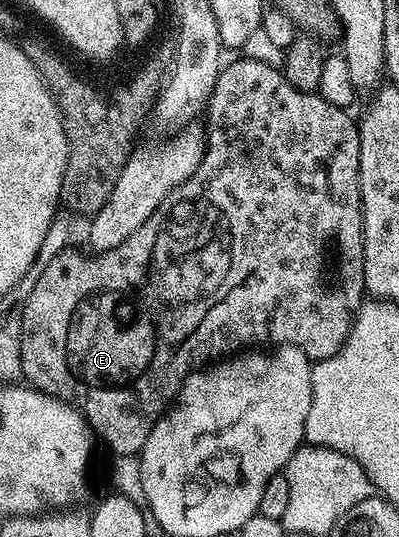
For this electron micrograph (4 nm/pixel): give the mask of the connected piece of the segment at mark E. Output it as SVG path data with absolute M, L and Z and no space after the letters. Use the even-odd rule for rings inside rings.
M241 57L233 63L225 62L220 69L220 75L216 78L216 84L212 90L212 96L208 99L206 108L206 116L208 115L208 123L206 122L206 138L204 141L204 156L198 165L198 169L193 175L186 180L182 185L178 185L178 189L174 189L164 198L162 205L158 205L158 209L154 209L154 213L150 218L143 223L134 233L130 233L130 237L126 237L126 241L122 241L120 245L109 251L99 253L87 253L83 255L80 251L72 251L73 249L65 249L62 253L58 253L58 257L54 257L54 261L50 261L50 265L40 268L40 276L34 285L34 289L30 289L30 297L26 297L26 305L22 313L22 321L20 322L20 374L31 386L37 391L44 391L47 395L52 395L56 399L61 399L63 403L69 403L71 407L75 407L81 415L84 416L88 426L93 432L105 443L111 450L111 454L115 455L134 455L139 456L140 451L146 445L146 437L150 437L150 429L154 429L154 425L160 419L161 415L168 410L170 404L175 400L180 393L180 387L184 383L184 379L191 371L199 371L205 365L211 364L213 361L219 360L221 356L228 357L233 353L243 352L245 349L255 348L257 345L283 345L285 347L297 347L302 349L302 353L306 353L306 357L310 360L325 359L334 353L338 353L340 346L346 341L346 337L350 333L352 323L356 320L356 310L360 308L360 304L366 298L364 290L364 210L362 209L362 197L360 196L360 128L357 120L348 116L349 112L345 108L338 105L330 105L330 101L323 99L317 92L303 91L302 89L294 89L294 85L290 85L290 81L286 81L283 70L279 66L271 63L263 63L257 59L249 59ZM333 235L340 242L340 255L344 258L344 291L340 291L337 295L331 295L324 288L324 283L320 280L320 270L324 267L324 246L328 243L328 238Z

